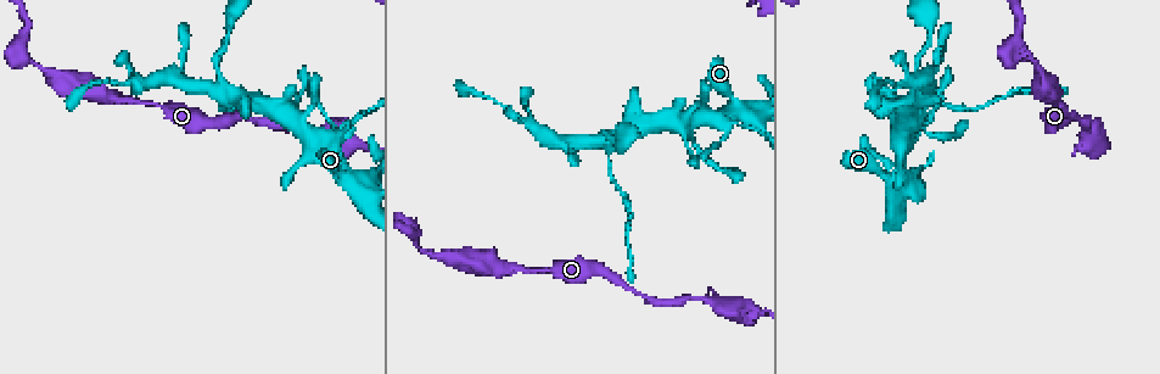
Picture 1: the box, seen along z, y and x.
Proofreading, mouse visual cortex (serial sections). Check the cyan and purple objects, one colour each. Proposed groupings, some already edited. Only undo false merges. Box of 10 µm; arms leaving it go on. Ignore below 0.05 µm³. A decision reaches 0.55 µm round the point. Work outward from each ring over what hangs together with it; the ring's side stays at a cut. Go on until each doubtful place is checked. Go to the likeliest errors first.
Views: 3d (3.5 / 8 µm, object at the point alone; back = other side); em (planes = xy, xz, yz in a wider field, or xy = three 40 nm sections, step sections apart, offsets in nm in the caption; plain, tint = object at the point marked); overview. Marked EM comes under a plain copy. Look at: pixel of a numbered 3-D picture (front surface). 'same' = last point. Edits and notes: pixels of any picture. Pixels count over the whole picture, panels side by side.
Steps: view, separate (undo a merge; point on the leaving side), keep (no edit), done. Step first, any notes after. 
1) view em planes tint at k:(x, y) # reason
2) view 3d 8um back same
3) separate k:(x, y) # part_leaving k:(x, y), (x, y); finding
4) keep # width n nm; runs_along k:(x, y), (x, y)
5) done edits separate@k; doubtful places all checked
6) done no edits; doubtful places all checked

view 3d 3.5um at 1:(1087, 139) # abrupt turn

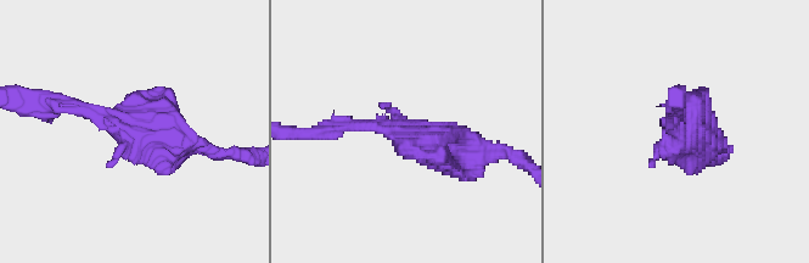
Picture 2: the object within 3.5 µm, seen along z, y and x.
view em xy step 1 tint at 2:(684, 134)

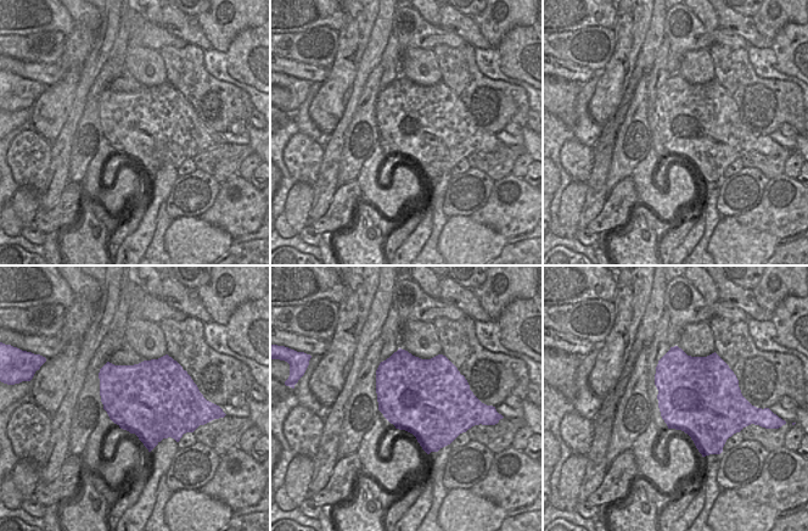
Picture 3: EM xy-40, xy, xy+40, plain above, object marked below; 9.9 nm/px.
keep # runs_along 2:(63, 105), (164, 146), (209, 150); all the same cell

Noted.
view 3d 3.5um at 1:(1034, 58) # a fork

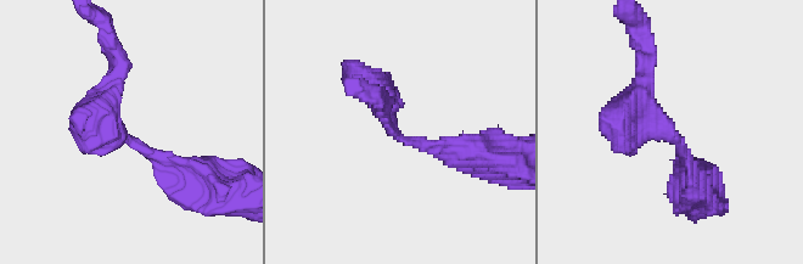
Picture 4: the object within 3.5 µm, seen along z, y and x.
view em planes tint at 4:(669, 134) # arms 3; arm_widths 200, 250, 300 nm; shape alone is not enough

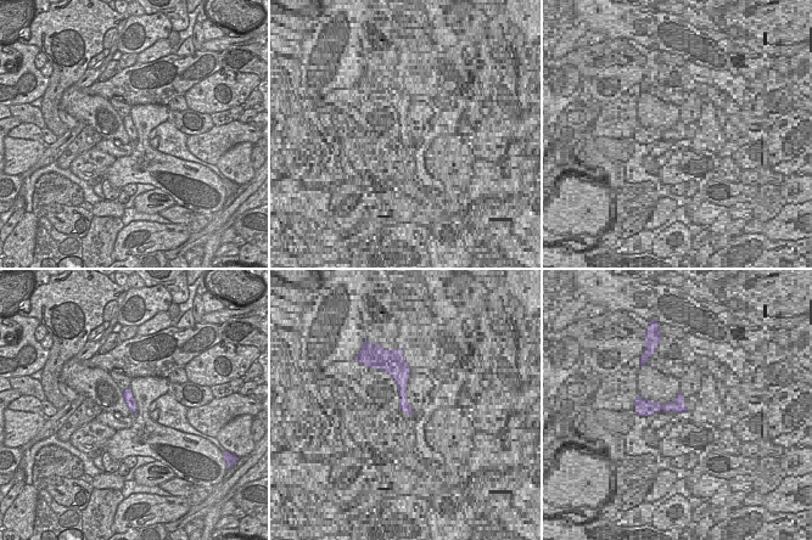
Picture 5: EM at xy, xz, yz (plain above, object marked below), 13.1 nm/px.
view em xy step 3 tint same

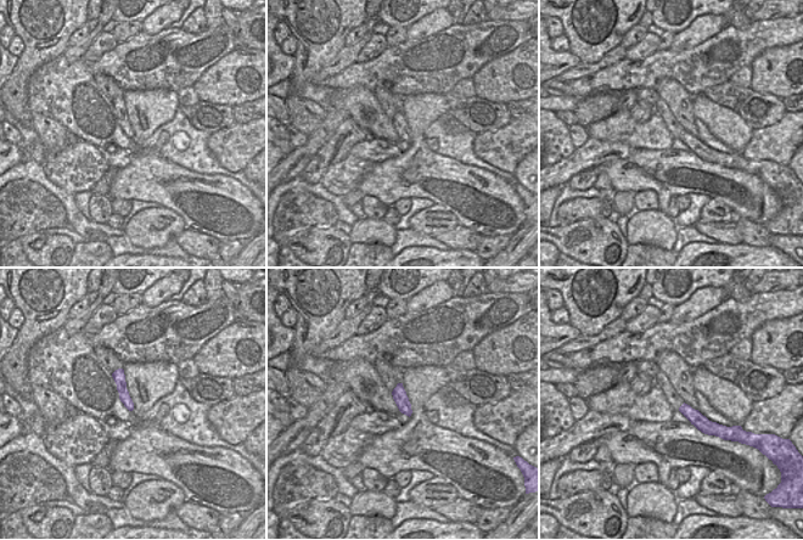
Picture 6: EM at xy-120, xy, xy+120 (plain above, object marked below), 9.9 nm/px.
keep # runs_along 6:(683, 409), (718, 432); all the same cell

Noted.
view 3d 8um at 1:(609, 143) # four arms meet

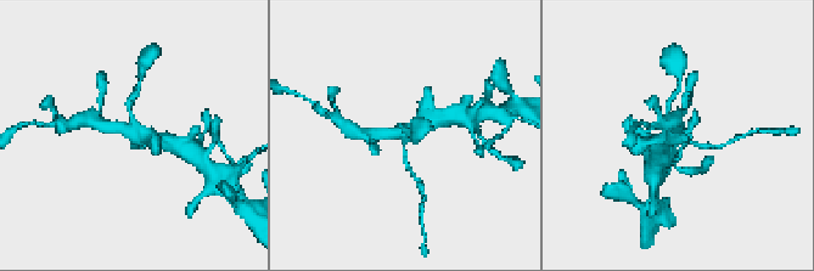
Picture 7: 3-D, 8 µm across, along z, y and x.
view 3d 3.5um same # closer look

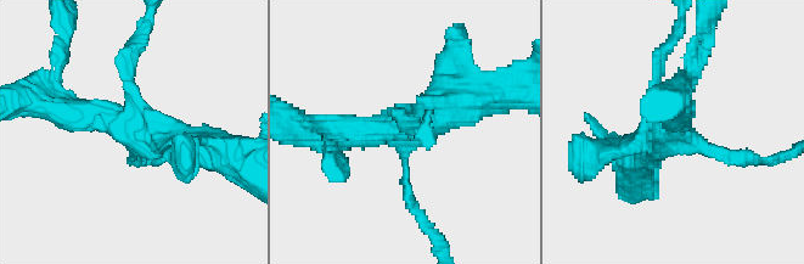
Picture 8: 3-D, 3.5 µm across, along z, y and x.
view em planes tint at 8:(665, 132)

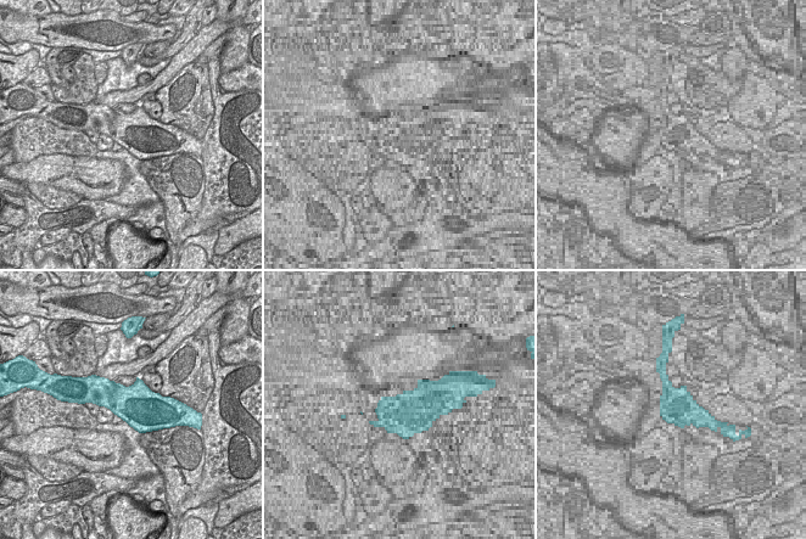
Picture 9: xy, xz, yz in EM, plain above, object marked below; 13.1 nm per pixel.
keep # arms 4; runs_along 8:(207, 152), (57, 111); all the same cell

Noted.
done no edits; doubtful places all checked

